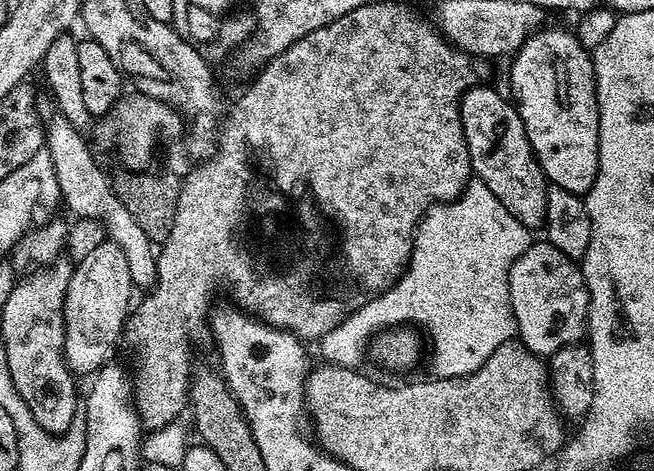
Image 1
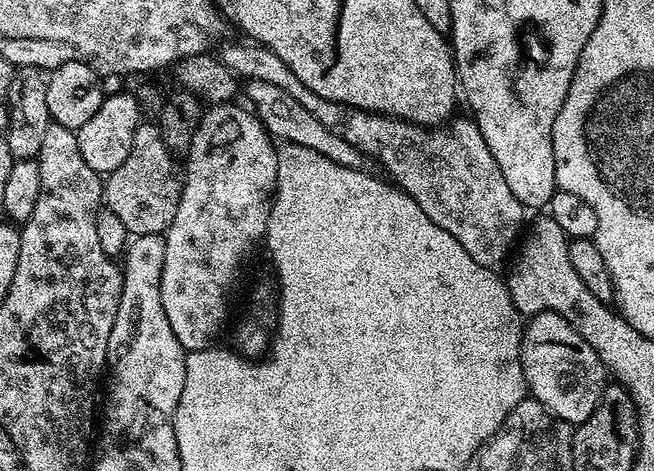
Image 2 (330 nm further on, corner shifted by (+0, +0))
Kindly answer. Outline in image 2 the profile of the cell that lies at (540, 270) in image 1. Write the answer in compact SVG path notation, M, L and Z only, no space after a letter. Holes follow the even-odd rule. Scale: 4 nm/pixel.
M540 312L524 324L524 337L520 343L520 357L524 367L524 377L528 383L531 399L537 400L547 412L565 420L567 424L577 425L586 422L590 414L599 406L606 383L606 369L594 346L574 330L574 326L557 312Z

